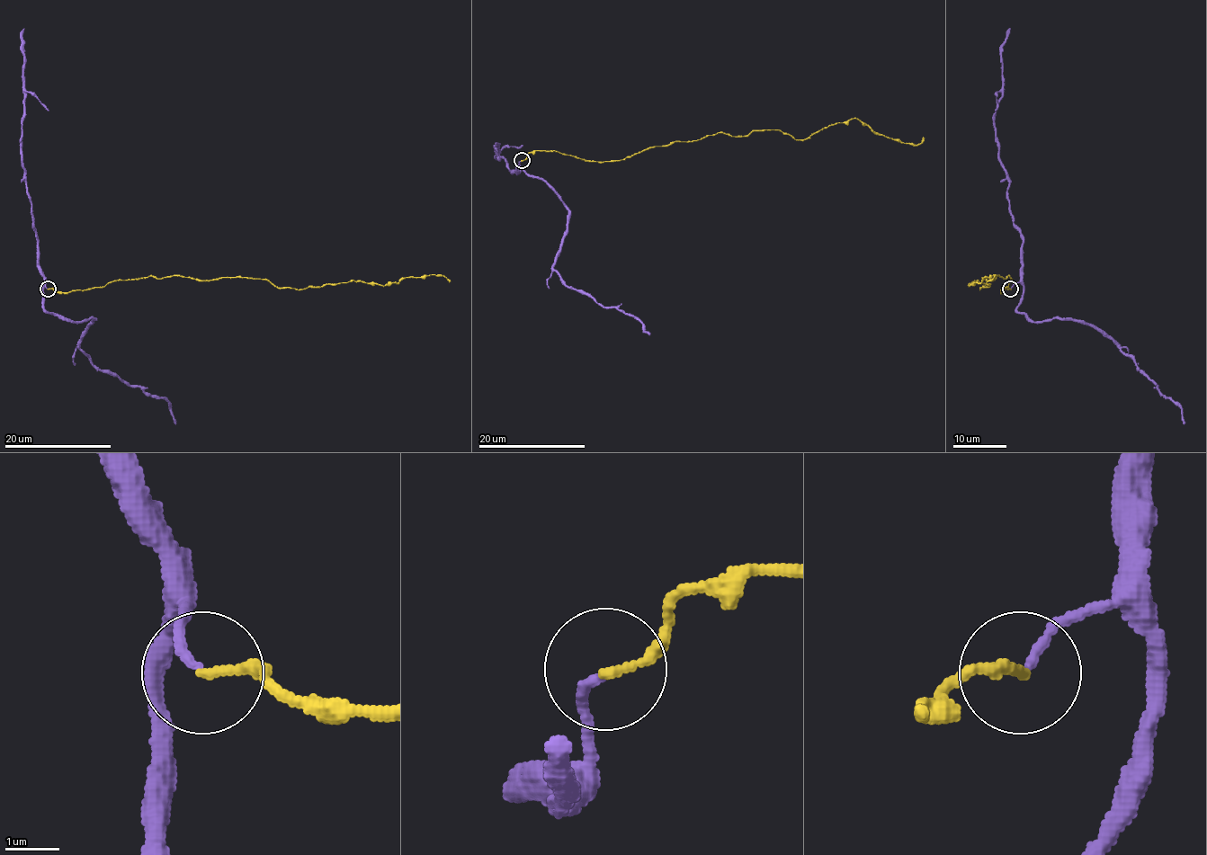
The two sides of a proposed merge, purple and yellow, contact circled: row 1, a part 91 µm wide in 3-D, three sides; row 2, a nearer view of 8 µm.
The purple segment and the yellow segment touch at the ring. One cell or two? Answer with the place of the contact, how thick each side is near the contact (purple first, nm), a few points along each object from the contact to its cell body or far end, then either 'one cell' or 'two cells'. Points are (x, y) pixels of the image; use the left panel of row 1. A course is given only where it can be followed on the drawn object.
(48, 289) | 160/170 nm | purple via (48, 288), (46, 310), (94, 320), (80, 343), (84, 354), (163, 397), (175, 423) | yellow via (48, 289), (84, 290), (150, 276), (266, 279), (296, 289), (353, 280), (389, 285), (431, 274), (449, 282) | one cell

